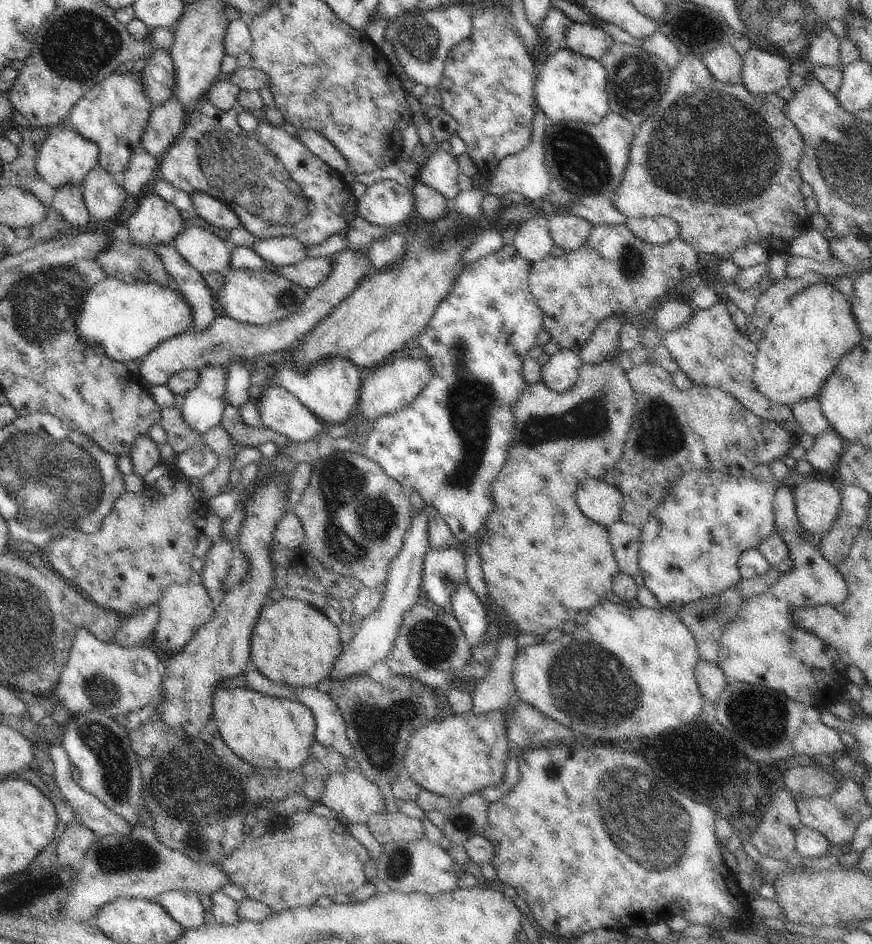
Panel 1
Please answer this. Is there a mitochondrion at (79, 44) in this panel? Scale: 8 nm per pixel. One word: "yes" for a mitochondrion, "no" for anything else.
yes

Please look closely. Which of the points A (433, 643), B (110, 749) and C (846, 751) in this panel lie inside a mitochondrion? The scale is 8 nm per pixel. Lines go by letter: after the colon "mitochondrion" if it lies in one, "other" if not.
A: mitochondrion
B: mitochondrion
C: other

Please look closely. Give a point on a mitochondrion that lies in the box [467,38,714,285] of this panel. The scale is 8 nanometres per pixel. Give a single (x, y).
(581, 162)

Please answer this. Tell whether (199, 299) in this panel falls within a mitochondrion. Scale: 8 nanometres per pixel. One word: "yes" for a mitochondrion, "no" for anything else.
no

